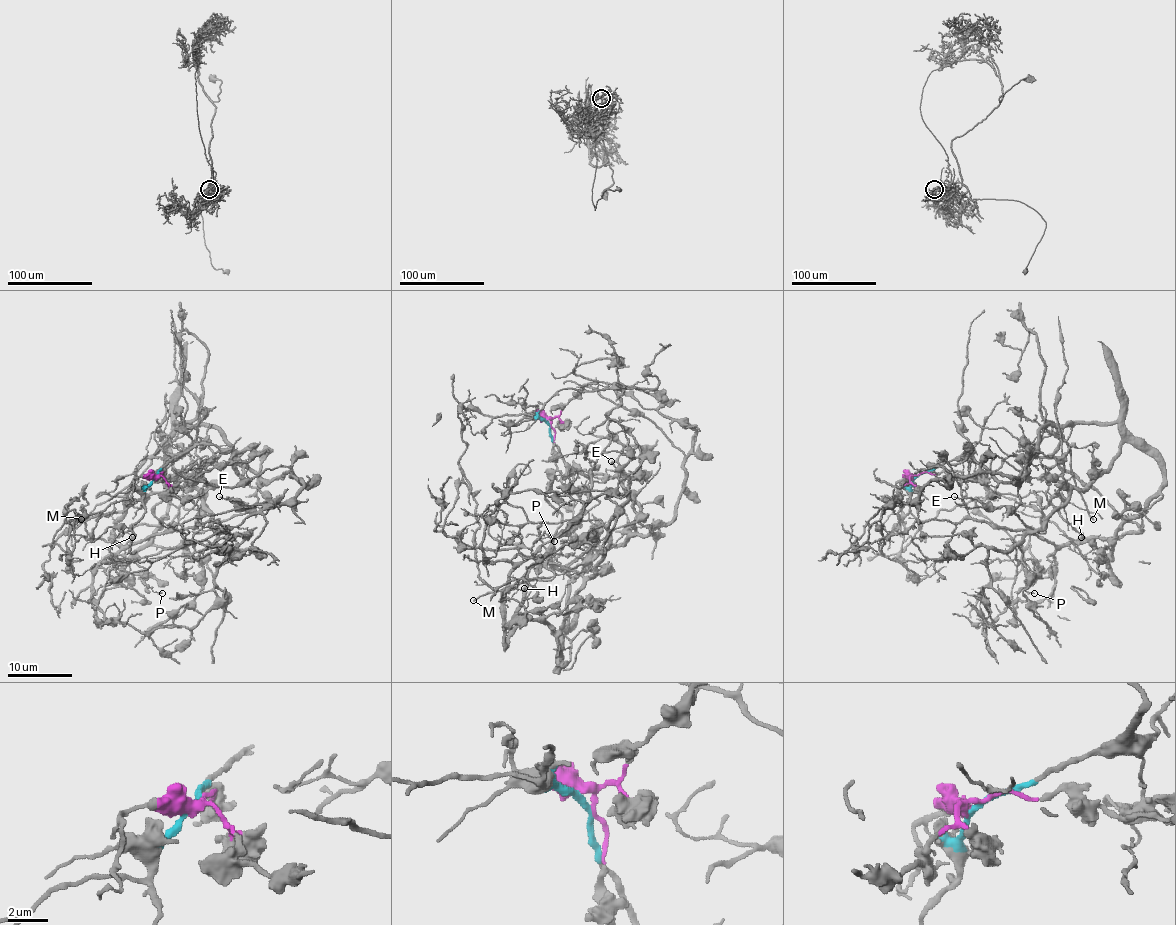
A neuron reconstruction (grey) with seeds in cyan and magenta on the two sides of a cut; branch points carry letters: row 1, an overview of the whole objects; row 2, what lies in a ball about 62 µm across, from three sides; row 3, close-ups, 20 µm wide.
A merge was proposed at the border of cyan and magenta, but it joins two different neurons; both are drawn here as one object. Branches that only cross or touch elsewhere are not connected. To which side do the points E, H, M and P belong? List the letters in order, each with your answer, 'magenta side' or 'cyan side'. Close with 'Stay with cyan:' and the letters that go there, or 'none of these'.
E: cyan side
H: magenta side
M: cyan side
P: magenta side
Stay with cyan: E, M

